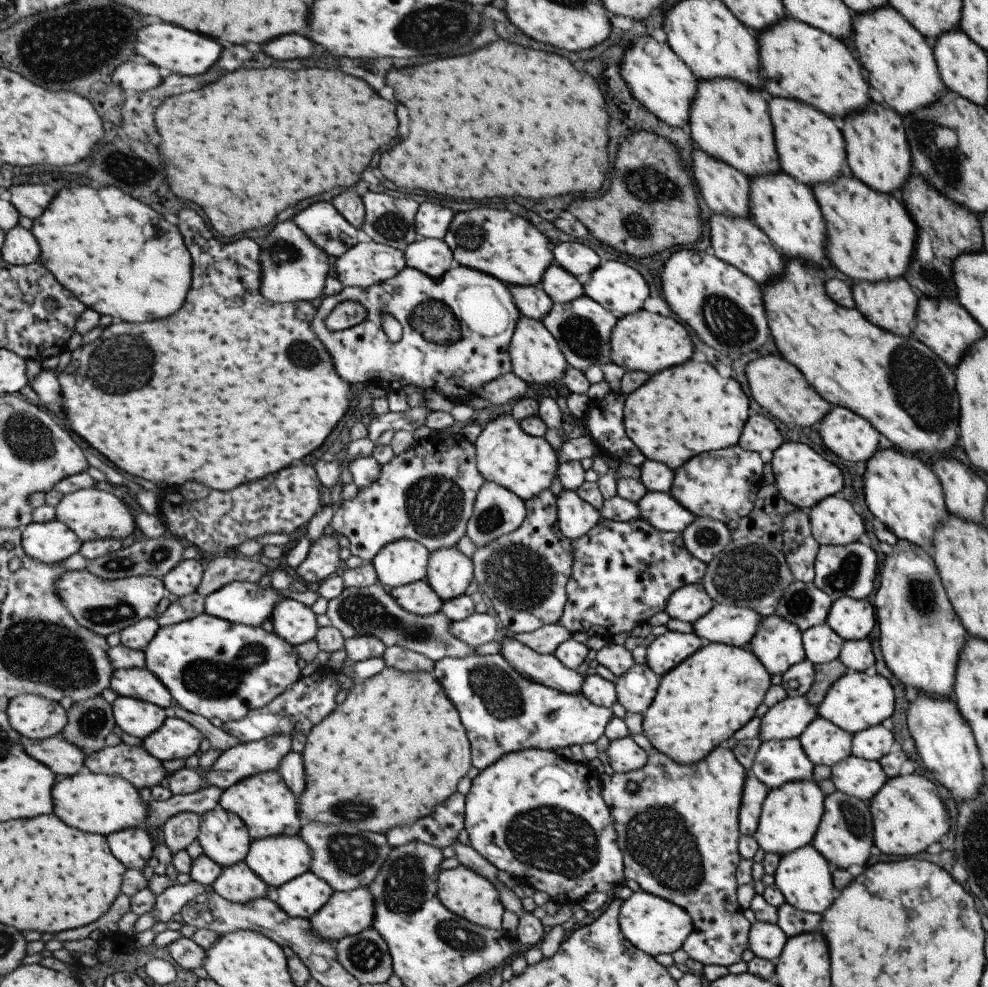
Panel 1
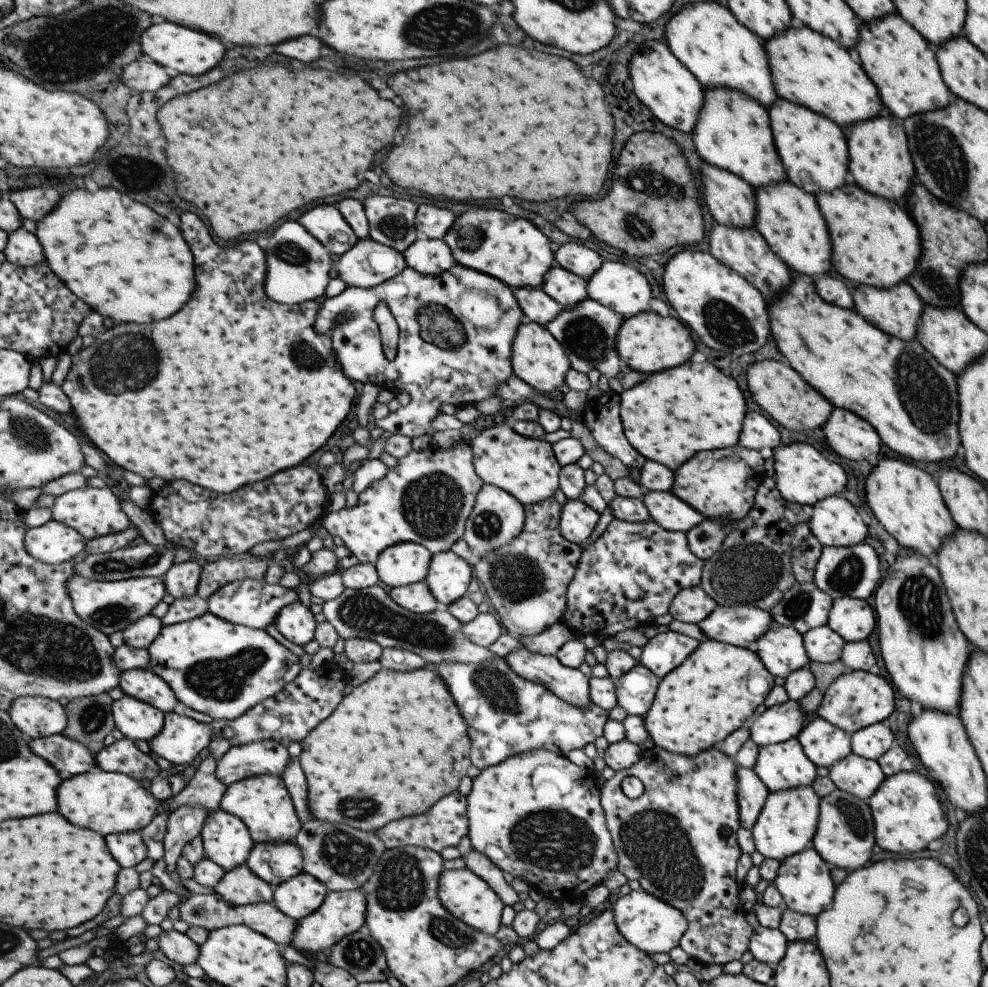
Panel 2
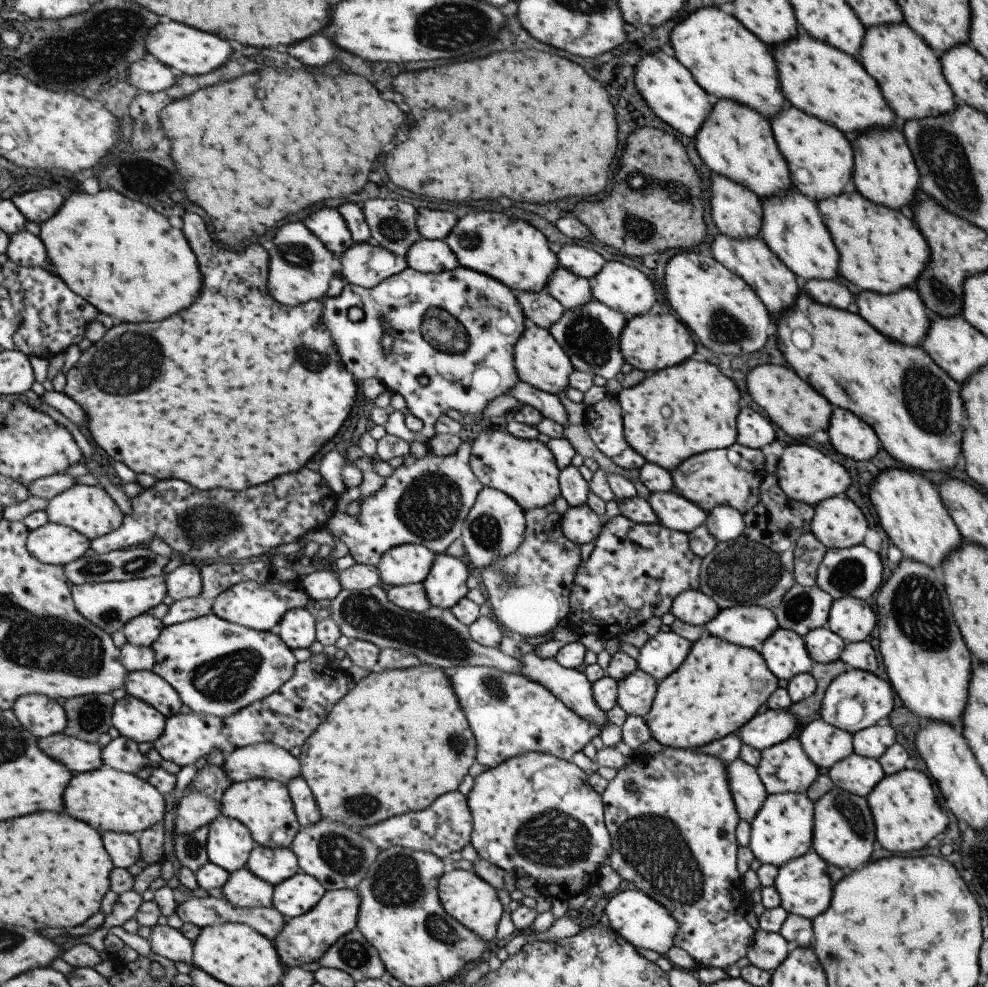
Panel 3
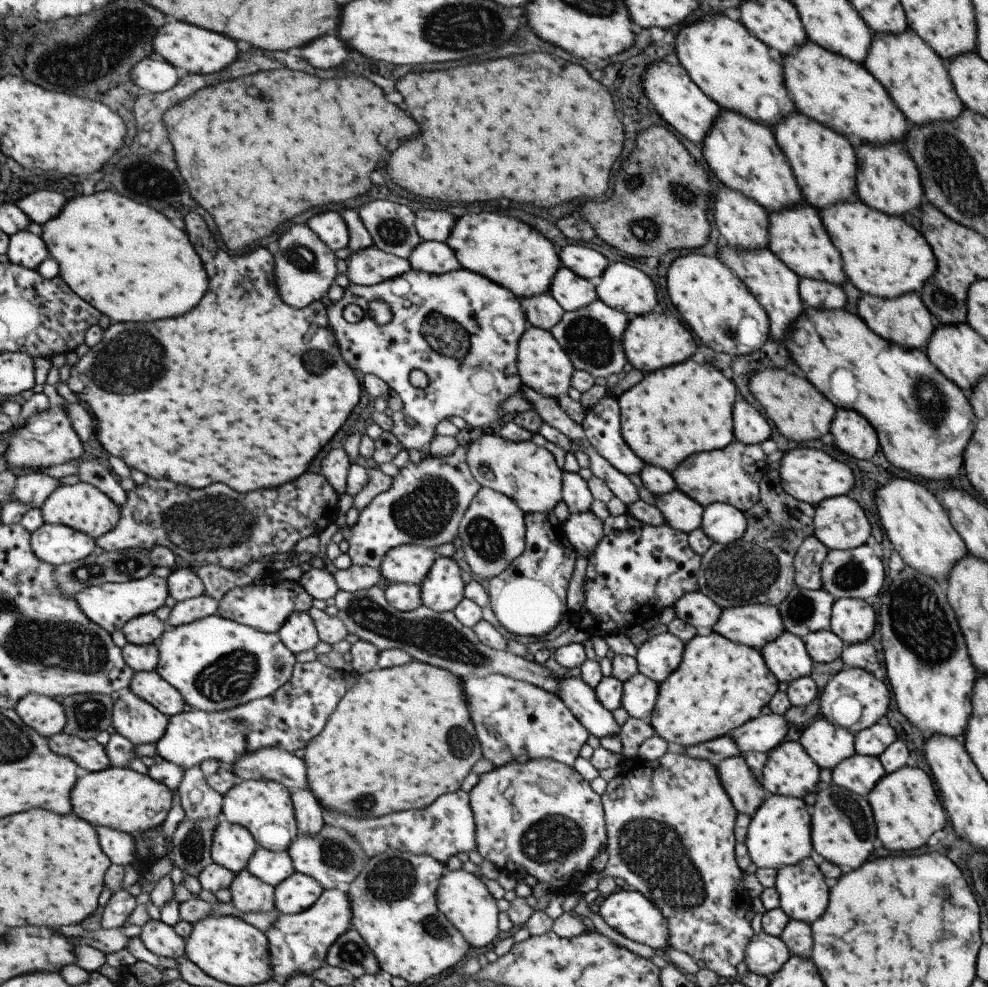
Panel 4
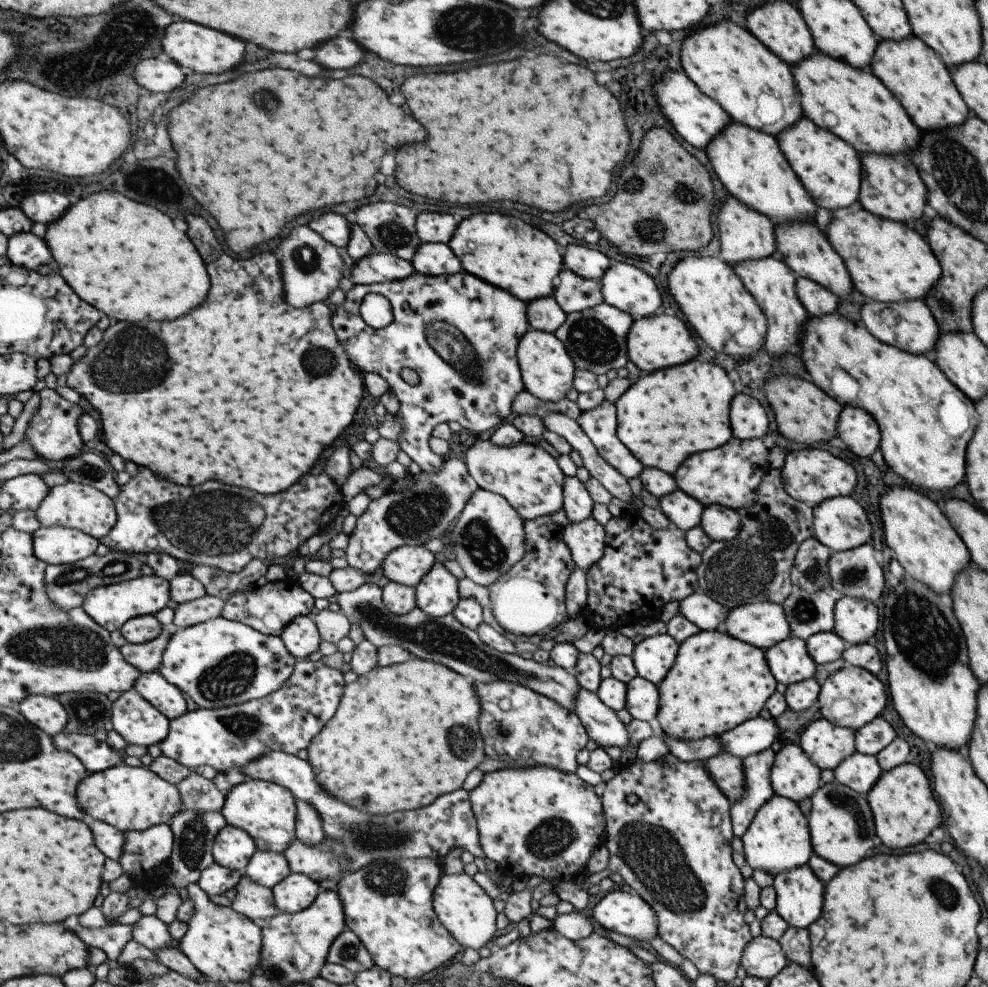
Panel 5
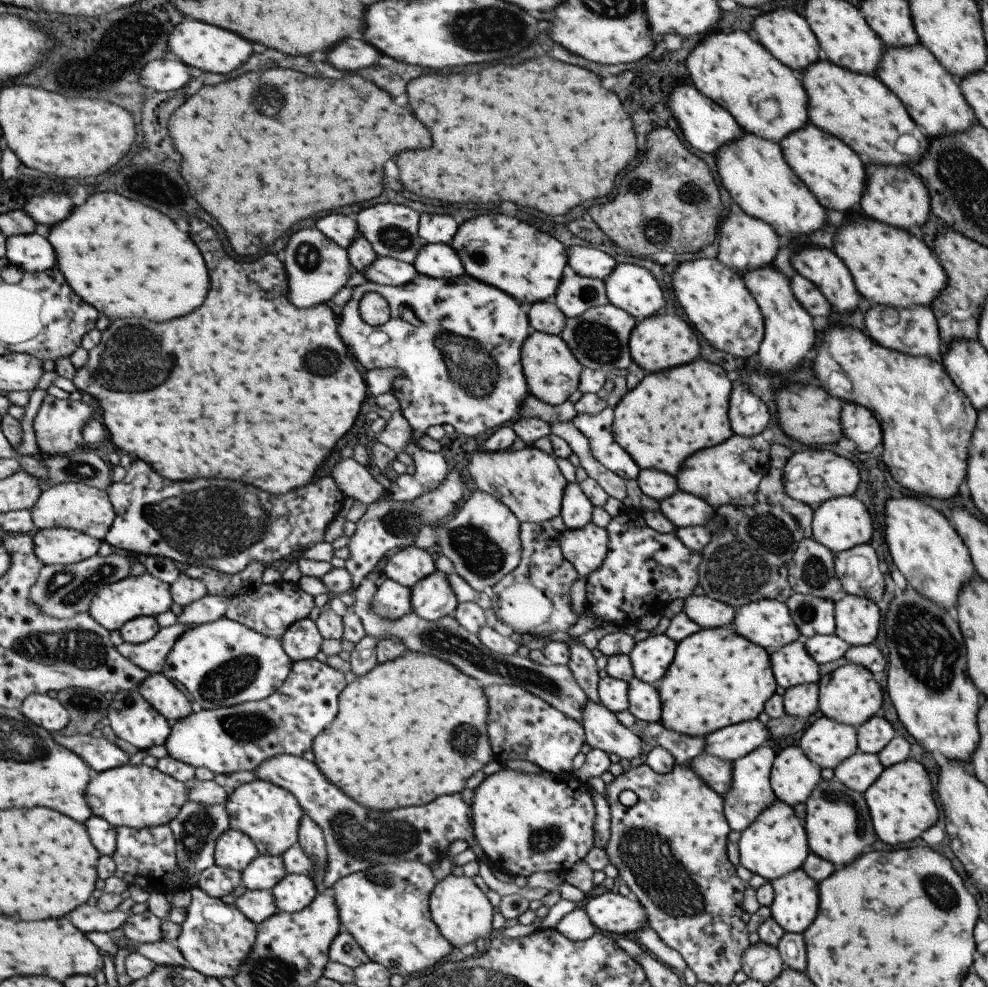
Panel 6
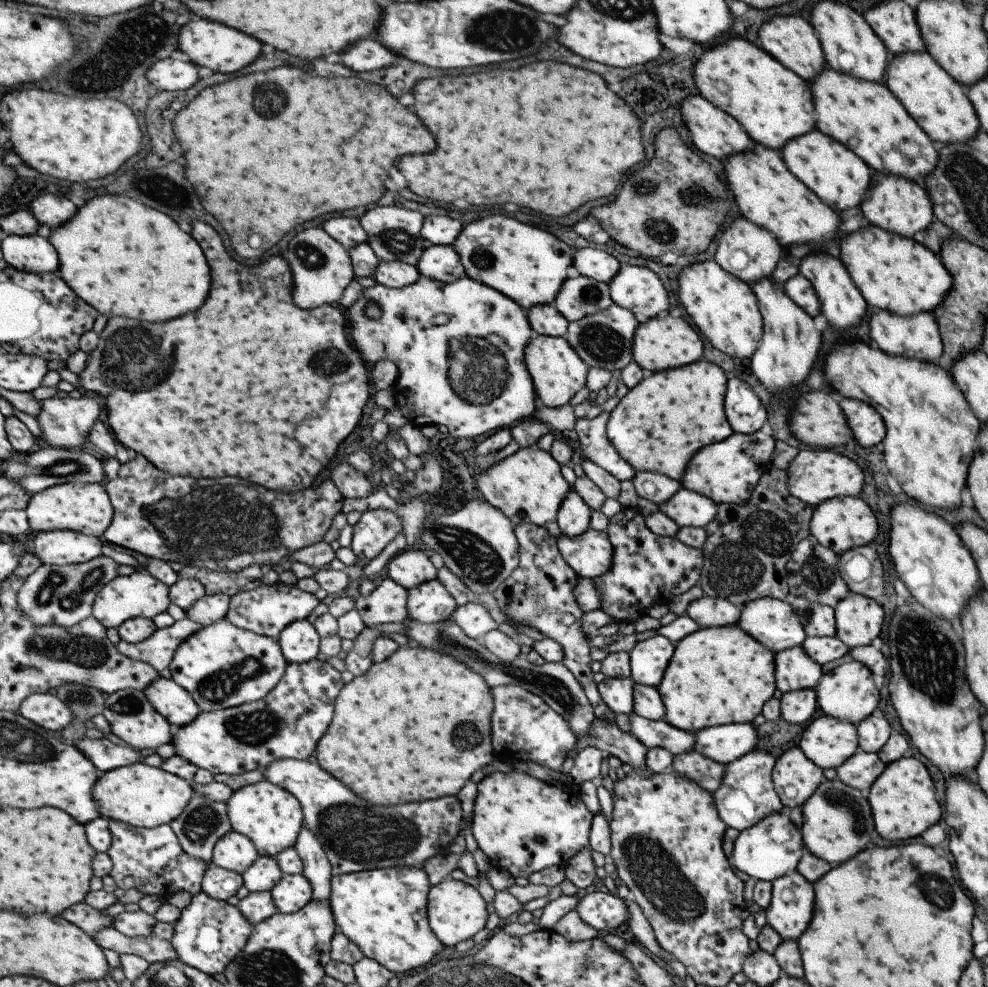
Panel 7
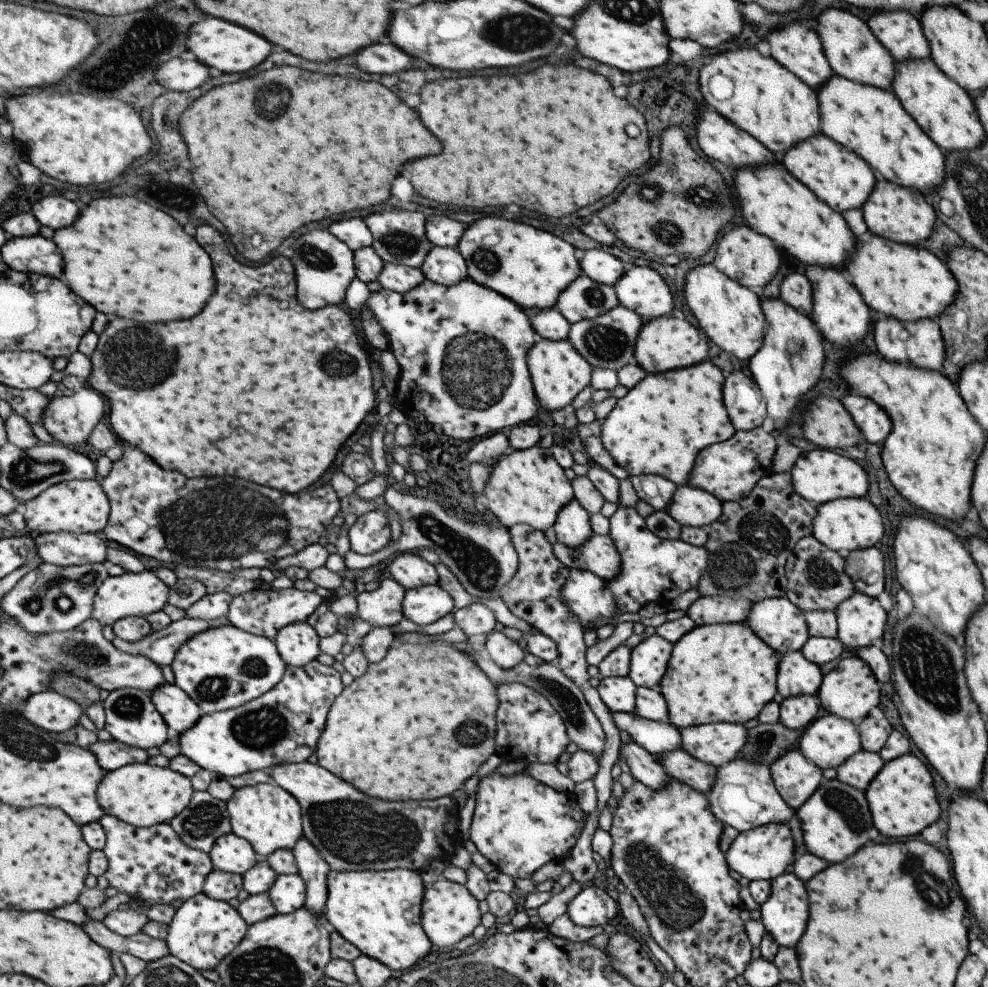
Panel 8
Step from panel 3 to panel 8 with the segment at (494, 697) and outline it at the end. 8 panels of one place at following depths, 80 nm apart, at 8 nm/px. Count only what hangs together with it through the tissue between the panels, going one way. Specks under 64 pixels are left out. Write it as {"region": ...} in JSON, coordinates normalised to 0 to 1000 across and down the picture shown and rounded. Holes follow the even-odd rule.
{"region":[[[523,692],[503,693],[500,764],[515,772],[548,772],[560,774],[577,753],[568,726],[557,711],[540,699]]]}

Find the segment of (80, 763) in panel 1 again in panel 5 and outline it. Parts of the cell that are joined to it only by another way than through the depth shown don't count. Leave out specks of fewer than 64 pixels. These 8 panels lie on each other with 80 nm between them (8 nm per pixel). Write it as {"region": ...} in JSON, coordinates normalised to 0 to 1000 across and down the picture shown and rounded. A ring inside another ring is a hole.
{"region":[[[60,743],[55,746],[55,755],[59,759],[76,764],[84,771],[91,783],[104,782],[114,778],[124,769],[115,758],[107,751],[100,752],[95,745],[83,745],[80,743]]]}

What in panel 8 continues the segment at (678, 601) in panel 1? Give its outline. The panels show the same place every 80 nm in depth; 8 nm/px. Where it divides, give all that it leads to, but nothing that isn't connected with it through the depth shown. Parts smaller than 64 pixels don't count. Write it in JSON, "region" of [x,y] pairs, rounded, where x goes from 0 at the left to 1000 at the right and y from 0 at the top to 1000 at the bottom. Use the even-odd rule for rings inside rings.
{"region":[[[739,604],[706,605],[693,619],[704,632],[721,633],[724,631],[753,631],[760,610],[752,605]]]}

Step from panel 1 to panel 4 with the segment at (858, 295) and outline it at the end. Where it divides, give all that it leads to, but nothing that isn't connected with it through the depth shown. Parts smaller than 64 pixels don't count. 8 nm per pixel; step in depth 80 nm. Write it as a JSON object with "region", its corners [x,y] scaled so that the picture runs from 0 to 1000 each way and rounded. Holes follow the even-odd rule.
{"region":[[[914,297],[902,304],[892,304],[888,300],[873,298],[867,306],[867,318],[888,340],[904,349],[910,347],[918,353],[934,353],[946,328],[944,320],[936,312],[929,297]]]}

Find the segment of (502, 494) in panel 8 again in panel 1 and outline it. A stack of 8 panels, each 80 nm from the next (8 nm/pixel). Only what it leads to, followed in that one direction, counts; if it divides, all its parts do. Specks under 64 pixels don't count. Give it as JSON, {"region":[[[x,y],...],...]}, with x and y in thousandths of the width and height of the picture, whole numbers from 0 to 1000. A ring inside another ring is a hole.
{"region":[[[515,418],[505,419],[493,427],[482,442],[479,452],[482,475],[490,486],[516,496],[528,508],[555,495],[558,490],[564,472],[562,457],[550,443],[533,440]]]}

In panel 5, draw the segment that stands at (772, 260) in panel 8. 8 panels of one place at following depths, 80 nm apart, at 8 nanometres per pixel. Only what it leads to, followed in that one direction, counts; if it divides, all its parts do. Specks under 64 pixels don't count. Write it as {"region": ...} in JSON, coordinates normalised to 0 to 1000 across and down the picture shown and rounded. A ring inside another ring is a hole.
{"region":[[[740,198],[728,209],[725,225],[728,236],[727,261],[738,270],[745,265],[781,259],[785,253],[781,225],[773,217],[755,210],[755,207]]]}

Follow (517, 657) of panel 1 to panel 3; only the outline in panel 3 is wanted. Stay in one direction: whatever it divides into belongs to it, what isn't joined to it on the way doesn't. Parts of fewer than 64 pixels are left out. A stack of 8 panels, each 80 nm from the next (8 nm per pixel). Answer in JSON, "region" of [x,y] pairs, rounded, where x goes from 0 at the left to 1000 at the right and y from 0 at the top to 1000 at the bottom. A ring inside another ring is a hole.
{"region":[[[539,660],[529,662],[524,668],[526,681],[539,691],[551,695],[562,707],[565,707],[575,718],[578,718],[584,725],[590,726],[593,732],[609,736],[614,732],[612,722],[602,713],[599,706],[597,691],[594,686],[583,678],[569,676],[561,666],[548,667]]]}

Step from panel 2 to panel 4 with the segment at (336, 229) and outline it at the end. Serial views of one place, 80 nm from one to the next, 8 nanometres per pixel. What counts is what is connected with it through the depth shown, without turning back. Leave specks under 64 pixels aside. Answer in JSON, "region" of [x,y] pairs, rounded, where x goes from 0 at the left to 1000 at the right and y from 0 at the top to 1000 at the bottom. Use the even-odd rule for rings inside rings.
{"region":[[[327,215],[327,217],[319,217],[313,223],[315,231],[319,231],[319,235],[339,255],[352,249],[354,245],[353,230],[350,224],[345,223],[345,219],[341,215]]]}

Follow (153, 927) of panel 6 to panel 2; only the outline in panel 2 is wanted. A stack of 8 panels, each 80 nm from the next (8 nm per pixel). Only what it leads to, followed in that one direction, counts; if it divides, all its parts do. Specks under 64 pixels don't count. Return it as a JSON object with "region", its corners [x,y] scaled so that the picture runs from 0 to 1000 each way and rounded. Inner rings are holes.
{"region":[[[164,943],[161,960],[181,978],[197,977],[203,969],[202,958],[189,946],[180,943]]]}

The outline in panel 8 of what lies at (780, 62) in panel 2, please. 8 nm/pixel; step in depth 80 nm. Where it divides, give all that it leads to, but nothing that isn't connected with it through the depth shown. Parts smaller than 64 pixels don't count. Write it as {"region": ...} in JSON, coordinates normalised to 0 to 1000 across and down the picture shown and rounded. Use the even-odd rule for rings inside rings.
{"region":[[[842,74],[825,93],[831,134],[835,138],[870,158],[889,180],[926,191],[936,200],[948,195],[955,179],[955,154],[914,111],[902,91],[863,83]]]}

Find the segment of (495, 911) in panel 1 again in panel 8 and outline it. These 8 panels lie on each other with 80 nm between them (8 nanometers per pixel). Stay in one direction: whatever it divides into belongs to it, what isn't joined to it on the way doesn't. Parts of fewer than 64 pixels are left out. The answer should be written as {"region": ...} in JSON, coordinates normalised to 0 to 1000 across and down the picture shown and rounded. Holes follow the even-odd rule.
{"region":[[[443,890],[434,900],[429,902],[426,913],[426,938],[433,953],[442,960],[459,959],[467,950],[477,947],[479,940],[486,936],[487,924],[483,919],[483,911],[471,900],[470,896]]]}

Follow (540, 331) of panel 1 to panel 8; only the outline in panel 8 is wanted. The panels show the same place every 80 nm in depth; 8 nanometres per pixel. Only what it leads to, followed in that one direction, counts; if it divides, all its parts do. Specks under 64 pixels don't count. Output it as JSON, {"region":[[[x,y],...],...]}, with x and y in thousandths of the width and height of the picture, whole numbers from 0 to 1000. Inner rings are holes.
{"region":[[[547,342],[538,352],[533,354],[531,367],[543,405],[546,408],[546,414],[551,418],[574,413],[582,400],[596,390],[599,371],[580,353],[575,343],[559,345]]]}

